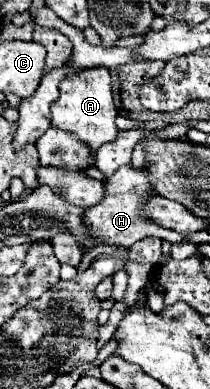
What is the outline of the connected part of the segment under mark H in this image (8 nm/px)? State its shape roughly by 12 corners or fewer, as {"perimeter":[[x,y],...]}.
{"perimeter":[[120,167],[84,223],[110,245],[132,247],[150,235],[171,244],[176,231],[144,219],[158,195],[148,171]]}

